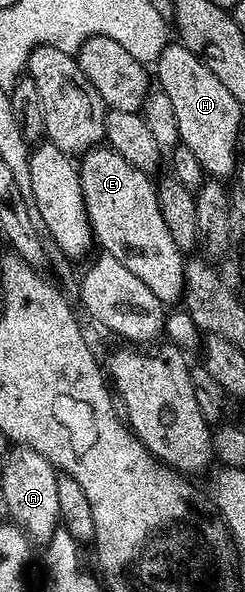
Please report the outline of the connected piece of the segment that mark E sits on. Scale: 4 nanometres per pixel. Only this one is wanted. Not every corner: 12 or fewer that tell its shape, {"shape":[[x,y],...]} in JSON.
{"shape":[[108,147],[79,170],[96,244],[160,301],[186,258],[154,178]]}

